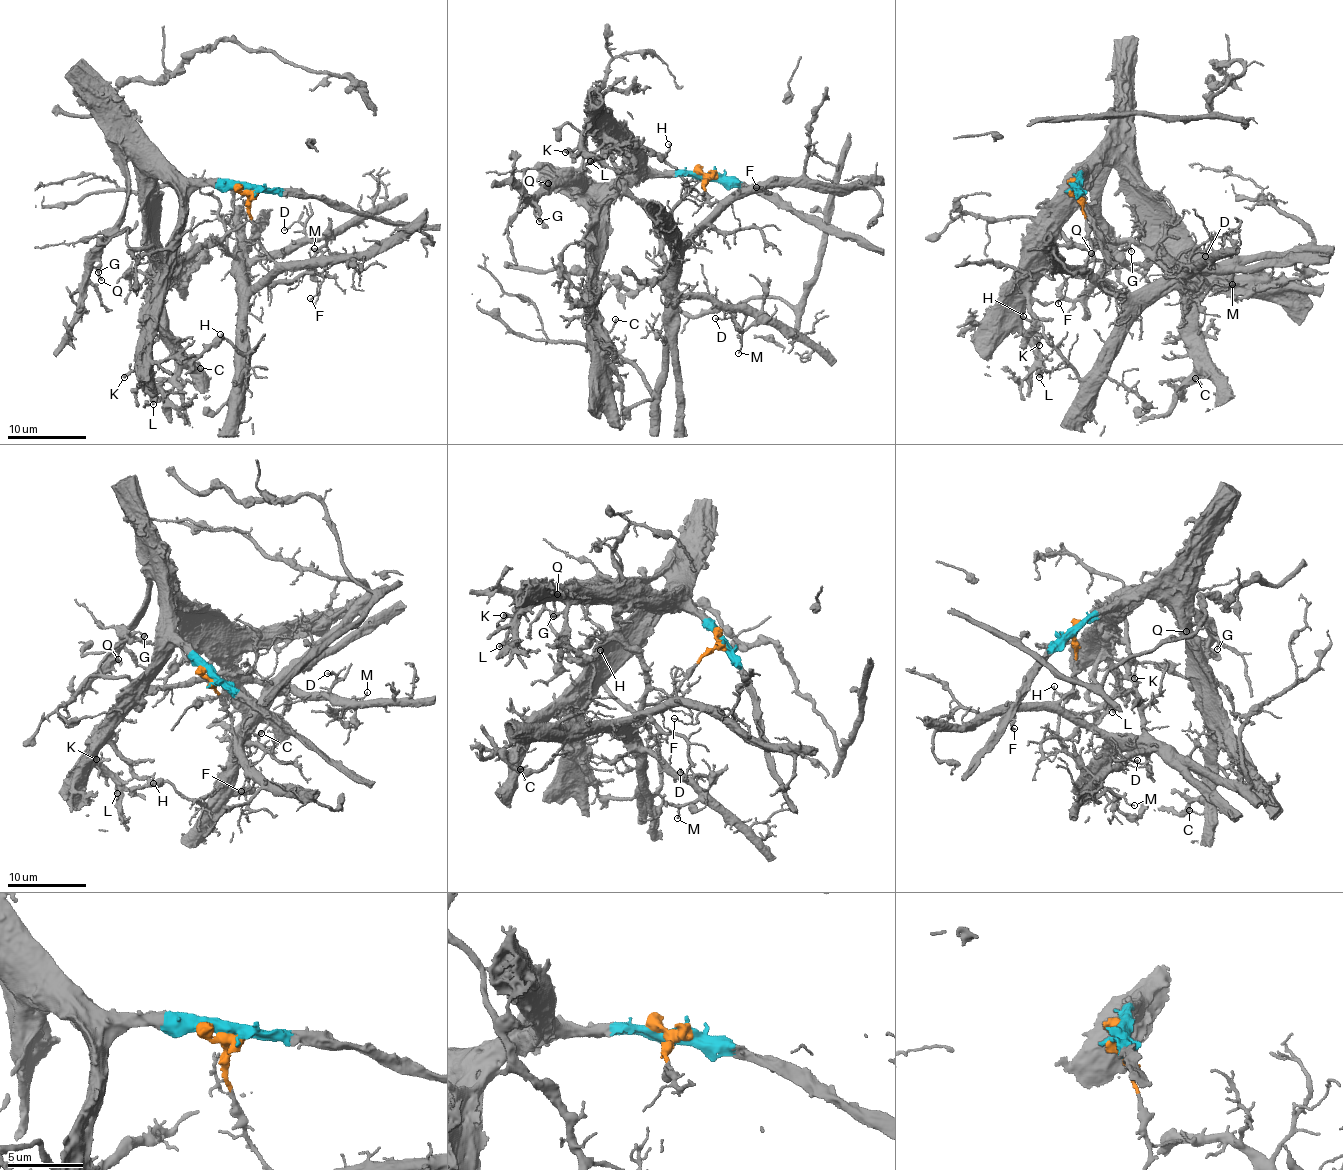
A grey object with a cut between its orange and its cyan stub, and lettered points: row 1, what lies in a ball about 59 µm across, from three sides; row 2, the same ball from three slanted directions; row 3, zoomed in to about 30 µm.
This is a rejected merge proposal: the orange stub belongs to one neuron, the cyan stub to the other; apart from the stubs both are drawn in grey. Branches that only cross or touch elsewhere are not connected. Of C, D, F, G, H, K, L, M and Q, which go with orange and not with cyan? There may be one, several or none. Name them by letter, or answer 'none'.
D, F, H, M

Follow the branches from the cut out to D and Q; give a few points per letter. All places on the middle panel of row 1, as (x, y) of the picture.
D: (706, 174), (705, 195), (709, 203), (721, 202), (687, 244), (677, 290), (739, 308), (732, 316), (715, 317)
Q: (708, 175), (684, 173), (618, 179), (597, 189), (582, 191), (581, 187), (573, 184), (548, 190), (548, 184)

